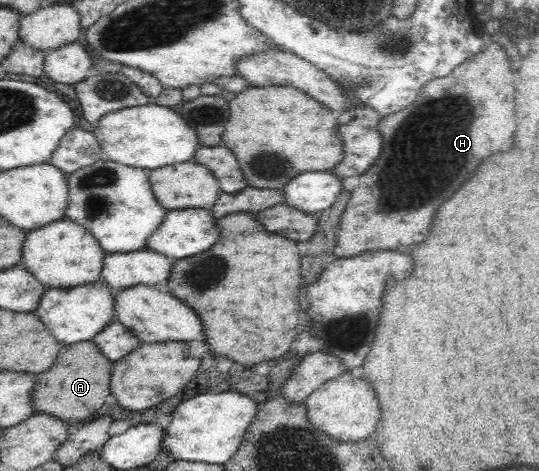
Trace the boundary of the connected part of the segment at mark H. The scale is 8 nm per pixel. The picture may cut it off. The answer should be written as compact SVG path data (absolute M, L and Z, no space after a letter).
M489 38L480 52L466 59L449 75L426 83L410 107L381 119L378 128L383 138L383 151L372 167L359 176L358 185L350 193L338 225L337 243L332 249L335 259L353 257L365 250L401 251L399 247L423 241L429 235L435 209L469 179L481 159L513 145L516 73L511 67L500 42Z

